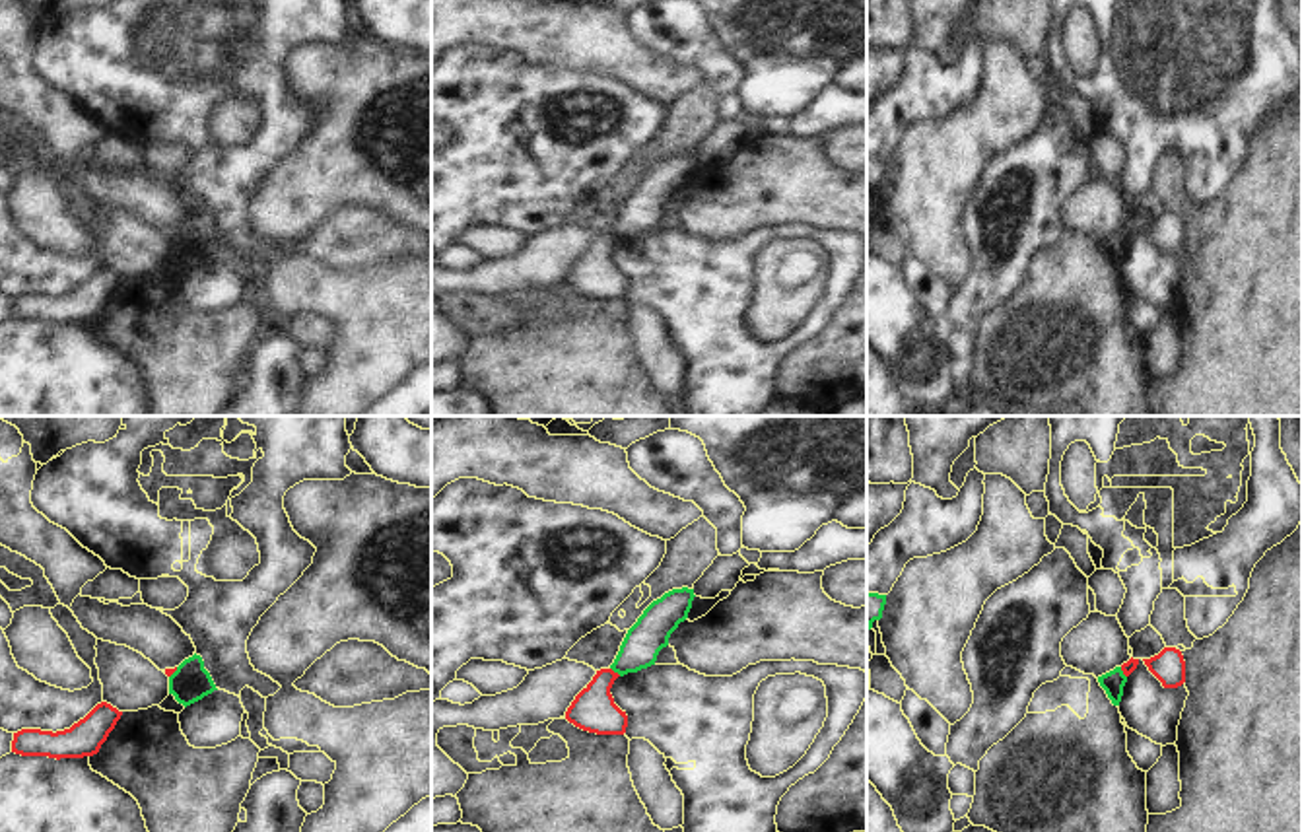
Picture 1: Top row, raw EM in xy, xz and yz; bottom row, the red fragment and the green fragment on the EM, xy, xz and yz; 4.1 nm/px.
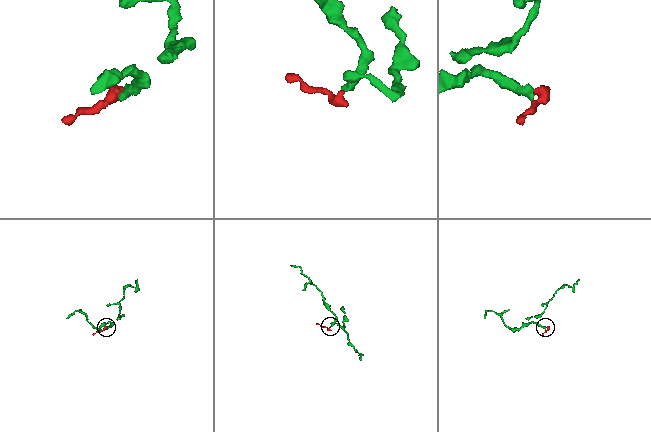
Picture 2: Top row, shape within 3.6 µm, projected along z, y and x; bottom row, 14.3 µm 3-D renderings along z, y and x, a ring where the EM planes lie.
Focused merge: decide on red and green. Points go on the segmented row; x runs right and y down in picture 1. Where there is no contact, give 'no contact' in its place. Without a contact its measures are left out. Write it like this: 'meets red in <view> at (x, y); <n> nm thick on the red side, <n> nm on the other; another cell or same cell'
meets red in xz at (616, 673); 180 nm thick on the red side, 160 nm on the other; another cell

